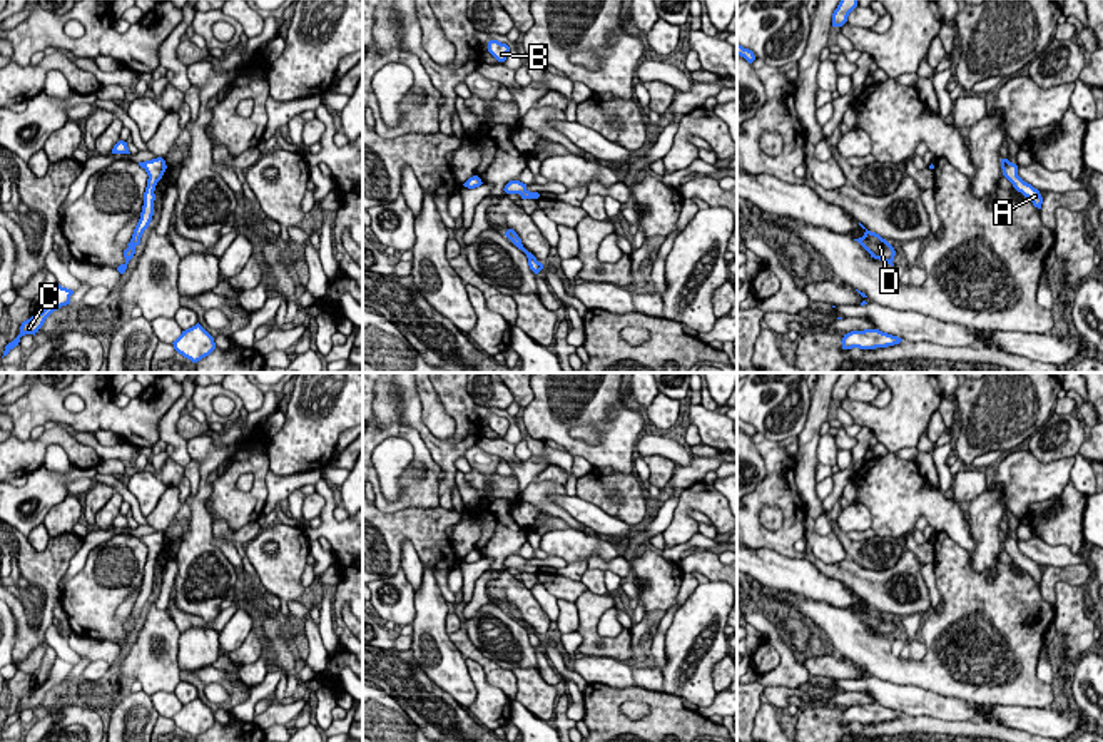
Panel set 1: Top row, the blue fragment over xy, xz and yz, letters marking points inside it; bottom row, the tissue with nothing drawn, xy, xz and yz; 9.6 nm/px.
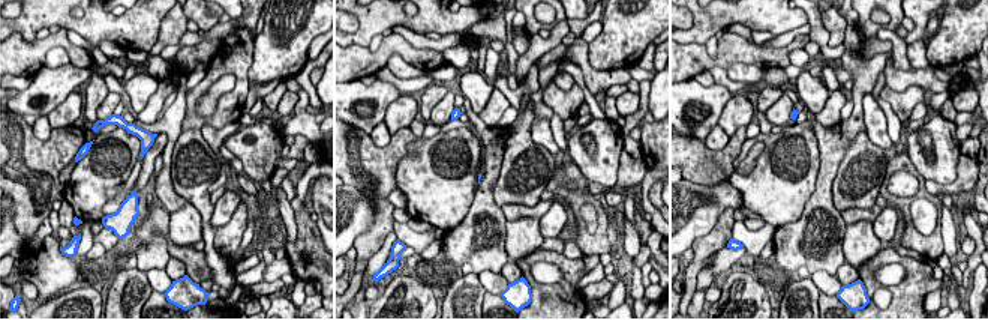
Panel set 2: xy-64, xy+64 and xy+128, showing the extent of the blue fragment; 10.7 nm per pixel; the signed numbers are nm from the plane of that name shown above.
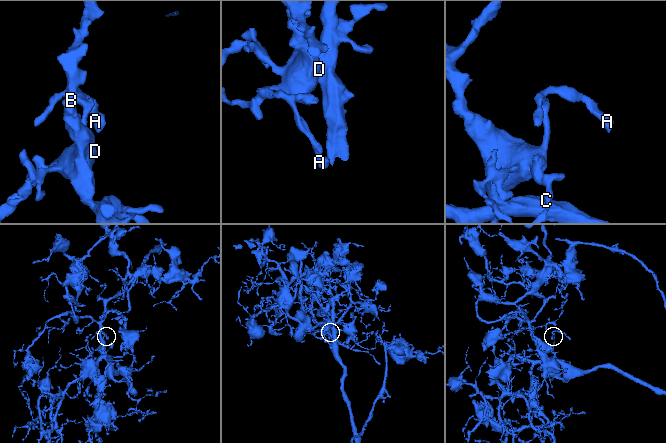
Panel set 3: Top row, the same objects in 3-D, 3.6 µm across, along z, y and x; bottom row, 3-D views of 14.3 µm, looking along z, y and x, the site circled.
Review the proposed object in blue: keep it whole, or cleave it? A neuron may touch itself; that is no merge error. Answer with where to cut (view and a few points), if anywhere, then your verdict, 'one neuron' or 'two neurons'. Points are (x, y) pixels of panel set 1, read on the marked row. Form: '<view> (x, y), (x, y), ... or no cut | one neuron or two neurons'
no cut | one neuron

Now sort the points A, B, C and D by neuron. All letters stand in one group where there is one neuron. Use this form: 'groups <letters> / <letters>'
groups A B C D

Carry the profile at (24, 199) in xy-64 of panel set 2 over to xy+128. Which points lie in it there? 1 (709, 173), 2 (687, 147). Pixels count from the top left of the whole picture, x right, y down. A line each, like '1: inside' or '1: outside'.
1: inside
2: inside

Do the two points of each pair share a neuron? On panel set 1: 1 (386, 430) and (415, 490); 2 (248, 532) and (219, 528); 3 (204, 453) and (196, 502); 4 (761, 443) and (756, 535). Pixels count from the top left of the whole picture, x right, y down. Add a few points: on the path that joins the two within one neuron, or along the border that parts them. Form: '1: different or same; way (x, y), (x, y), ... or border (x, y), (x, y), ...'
1: same; way (406, 433), (418, 445), (428, 472)
2: same; way (241, 535), (229, 535), (226, 532)
3: same; way (204, 465), (204, 490)
4: same; way (772, 467), (772, 485), (754, 503), (754, 512)

